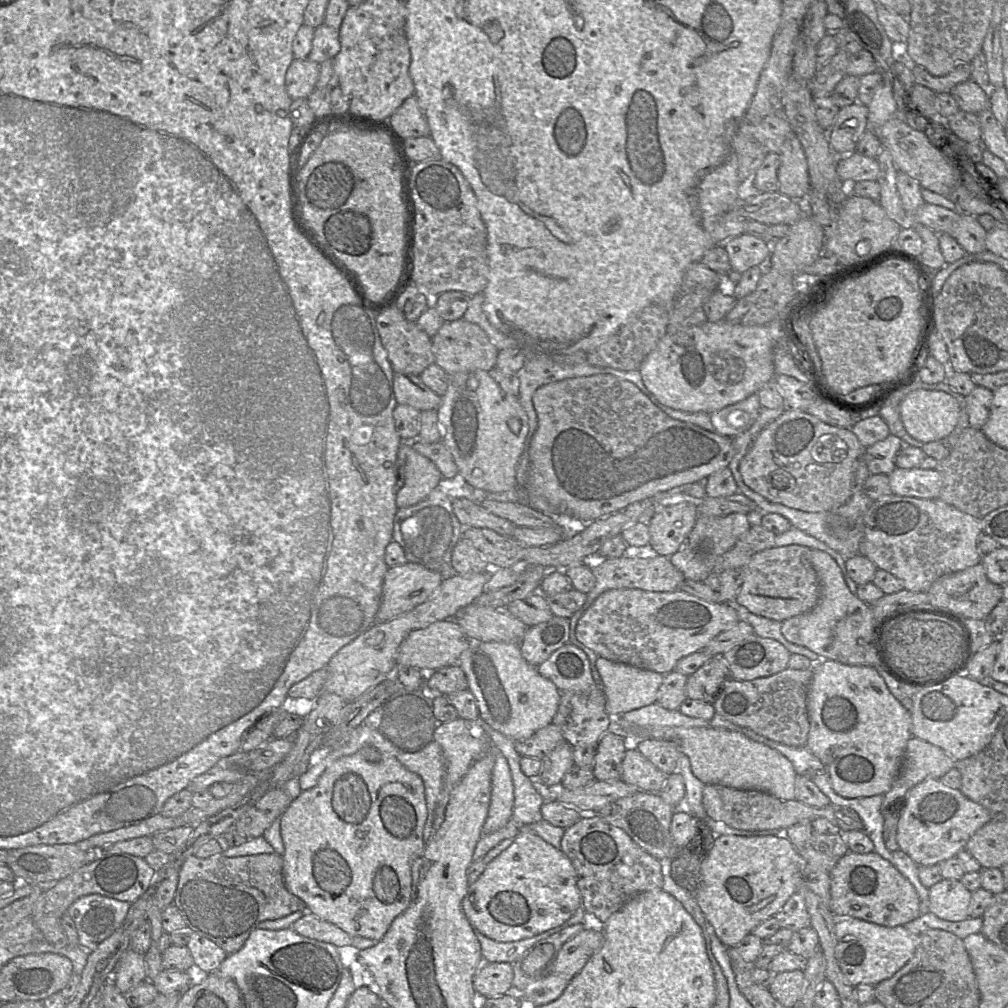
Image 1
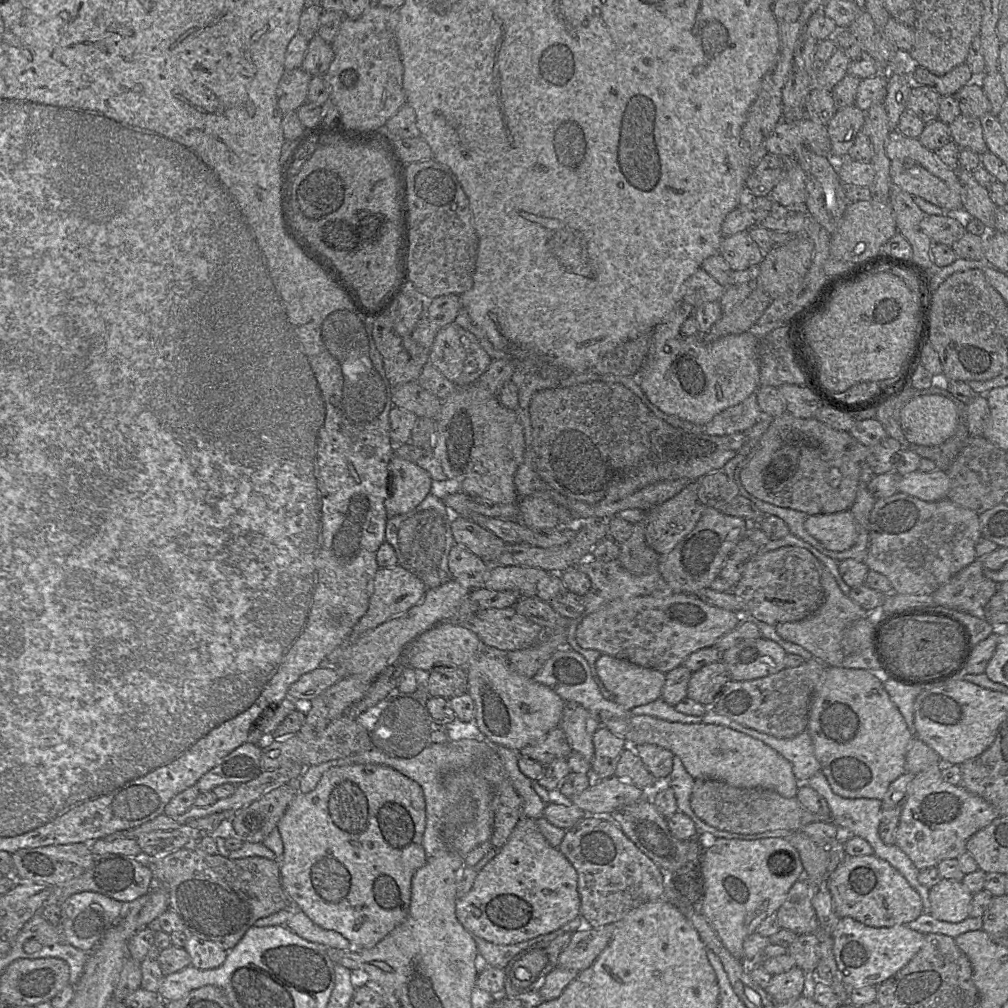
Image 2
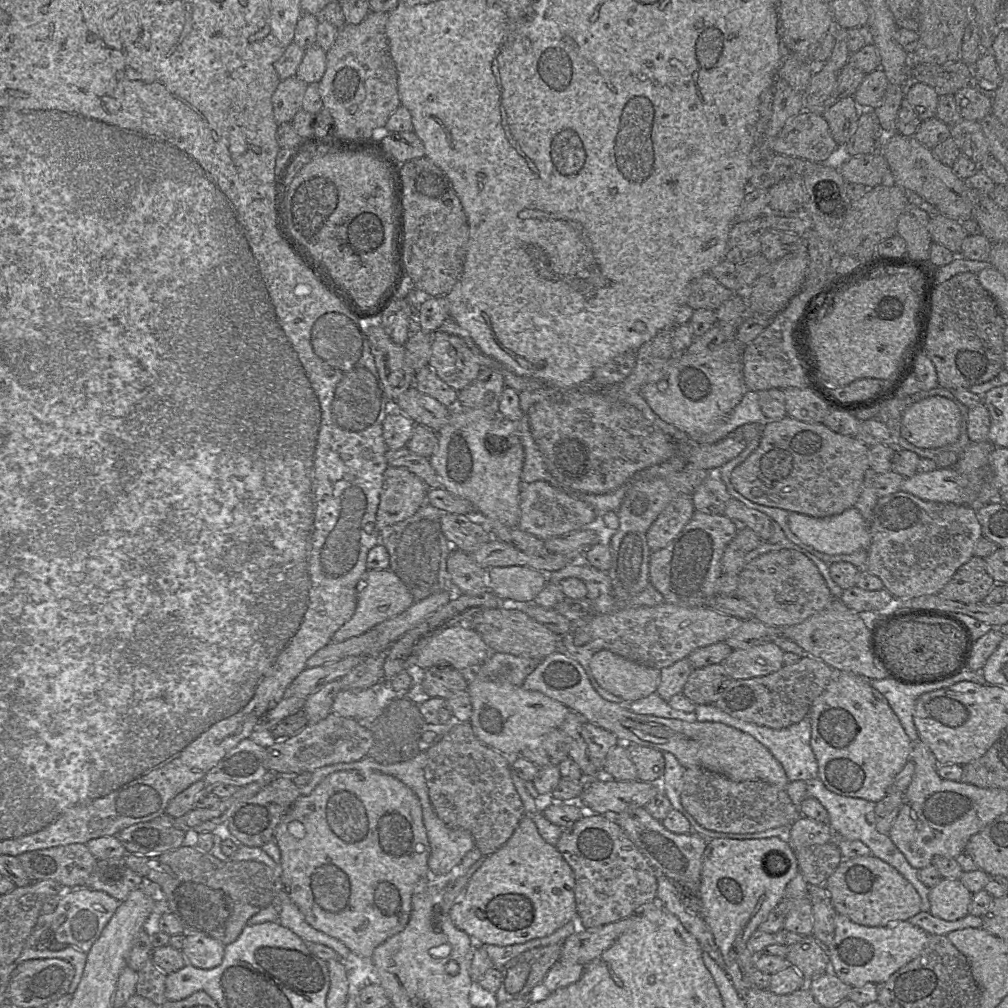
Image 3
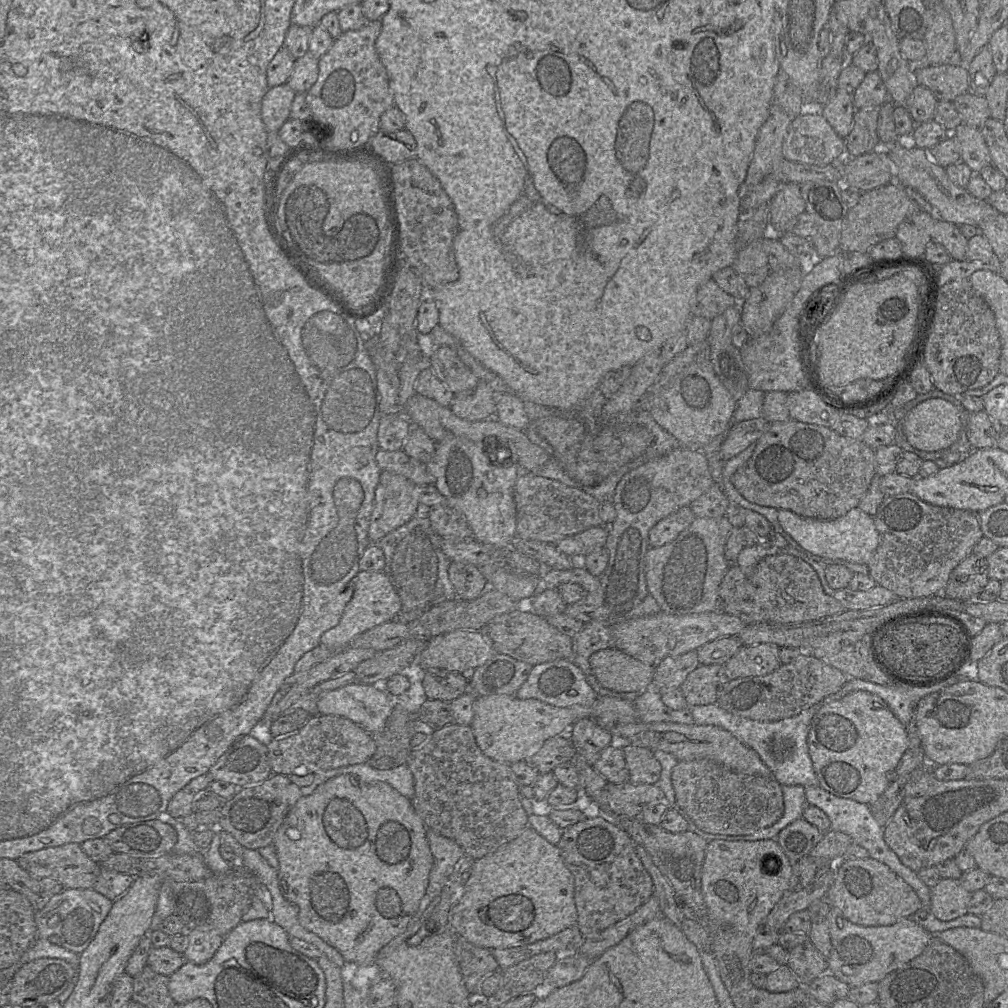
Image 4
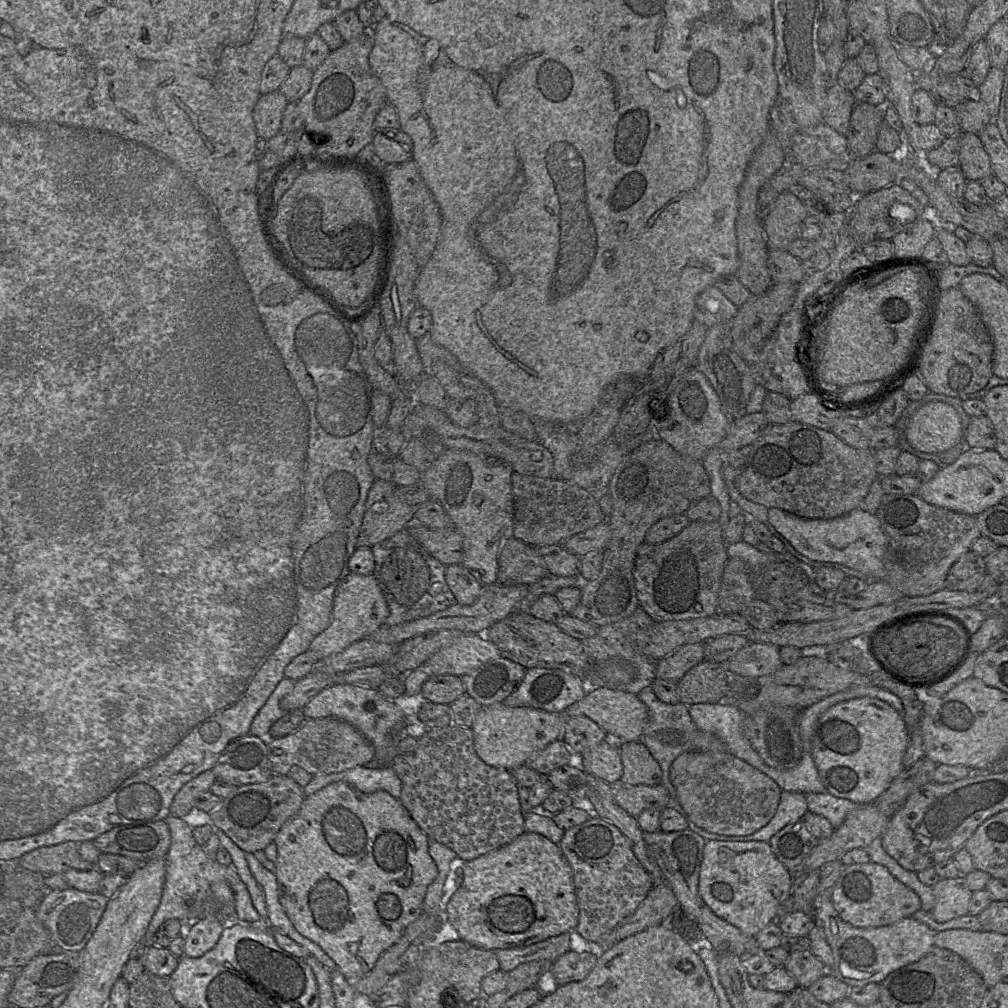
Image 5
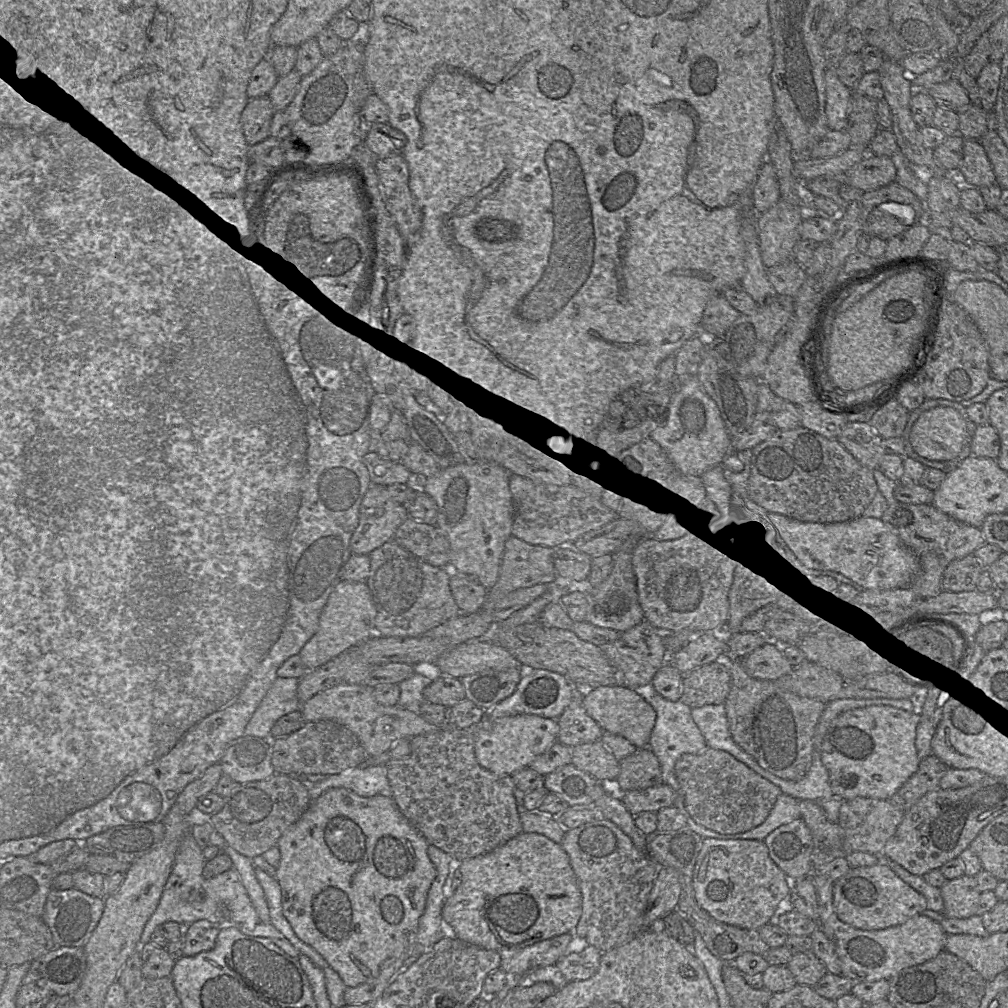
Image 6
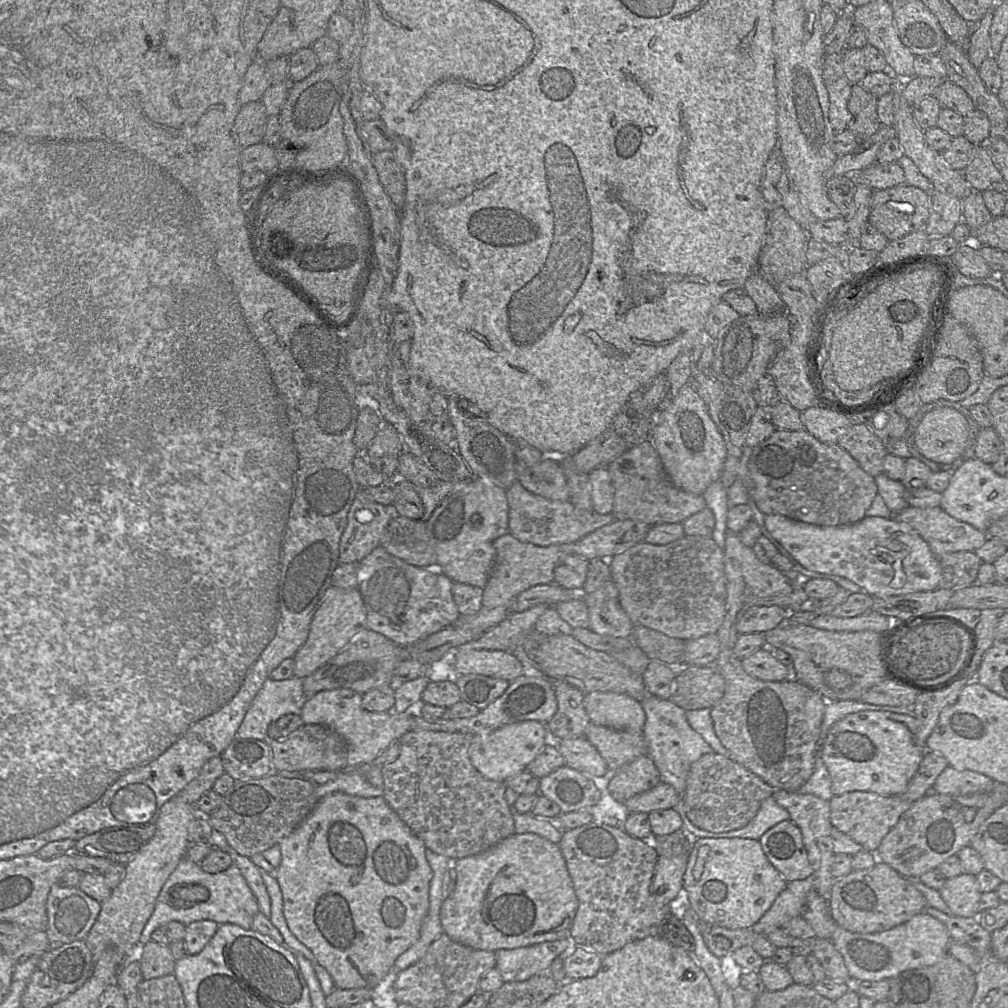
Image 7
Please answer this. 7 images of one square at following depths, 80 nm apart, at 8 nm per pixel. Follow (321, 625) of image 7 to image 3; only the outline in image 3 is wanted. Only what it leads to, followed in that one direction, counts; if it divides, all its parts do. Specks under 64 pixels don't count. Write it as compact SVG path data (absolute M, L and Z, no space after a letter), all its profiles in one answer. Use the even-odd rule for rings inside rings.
M390 569L367 570L360 581L355 612L334 633L331 642L342 642L362 635L378 624L406 611L413 603L415 601L412 594L393 571Z

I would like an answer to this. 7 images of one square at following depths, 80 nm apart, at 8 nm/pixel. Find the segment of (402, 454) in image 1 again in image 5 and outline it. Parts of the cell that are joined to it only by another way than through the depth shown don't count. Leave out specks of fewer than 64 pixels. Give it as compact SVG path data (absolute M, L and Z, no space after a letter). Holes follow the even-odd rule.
M376 479L365 503L357 547L370 547L393 536L414 522L416 506L397 496L398 486Z

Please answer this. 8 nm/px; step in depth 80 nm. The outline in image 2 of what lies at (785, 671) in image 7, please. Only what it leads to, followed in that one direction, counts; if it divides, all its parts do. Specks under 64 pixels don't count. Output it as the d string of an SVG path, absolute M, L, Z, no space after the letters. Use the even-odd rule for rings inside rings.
M759 637L725 650L721 660L734 681L754 680L786 668L787 653L776 642Z

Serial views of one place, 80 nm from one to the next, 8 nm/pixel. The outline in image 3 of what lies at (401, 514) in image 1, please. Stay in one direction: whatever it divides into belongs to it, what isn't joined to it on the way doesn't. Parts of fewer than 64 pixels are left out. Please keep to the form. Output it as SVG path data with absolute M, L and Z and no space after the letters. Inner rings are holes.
M426 502L411 517L386 526L380 531L380 544L385 546L389 554L389 569L404 583L415 602L442 591L455 593L447 571L447 559L454 548L441 529L443 513L448 512L443 512Z

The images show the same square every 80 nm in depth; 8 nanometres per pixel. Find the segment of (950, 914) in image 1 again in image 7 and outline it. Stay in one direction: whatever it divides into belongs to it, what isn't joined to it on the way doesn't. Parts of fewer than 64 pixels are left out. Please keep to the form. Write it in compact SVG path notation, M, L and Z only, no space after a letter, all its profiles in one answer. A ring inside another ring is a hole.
M962 872L946 879L938 890L953 916L977 917L977 904L982 893L976 876Z

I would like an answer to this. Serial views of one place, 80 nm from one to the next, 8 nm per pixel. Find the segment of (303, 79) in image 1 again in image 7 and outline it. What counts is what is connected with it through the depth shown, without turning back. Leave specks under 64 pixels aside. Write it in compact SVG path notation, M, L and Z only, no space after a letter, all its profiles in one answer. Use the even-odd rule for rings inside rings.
M261 101L249 102L242 105L232 128L232 135L239 141L241 148L261 143L268 116Z

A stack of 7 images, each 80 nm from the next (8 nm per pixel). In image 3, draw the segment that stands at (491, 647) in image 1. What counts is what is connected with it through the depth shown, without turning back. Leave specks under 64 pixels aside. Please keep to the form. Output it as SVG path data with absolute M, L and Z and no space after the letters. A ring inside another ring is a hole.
M479 668L467 674L467 693L472 704L471 728L478 740L507 757L518 757L543 736L560 729L570 712L564 704L541 692L489 681L484 675L479 675Z

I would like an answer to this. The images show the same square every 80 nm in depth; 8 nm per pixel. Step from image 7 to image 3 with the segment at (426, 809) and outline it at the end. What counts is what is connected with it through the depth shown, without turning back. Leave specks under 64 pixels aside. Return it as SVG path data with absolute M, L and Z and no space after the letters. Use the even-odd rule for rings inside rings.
M455 723L436 743L423 747L426 752L424 776L431 805L438 818L450 828L460 828L470 832L476 848L483 857L495 853L516 830L525 816L525 809L513 784L510 757L483 744L475 736L471 725Z

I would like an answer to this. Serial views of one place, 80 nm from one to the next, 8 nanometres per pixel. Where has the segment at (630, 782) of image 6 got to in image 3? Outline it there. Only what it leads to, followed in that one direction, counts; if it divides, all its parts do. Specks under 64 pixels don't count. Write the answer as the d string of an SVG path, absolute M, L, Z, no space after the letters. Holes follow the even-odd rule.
M626 745L626 748L629 758L636 767L638 781L660 785L665 771L663 753L639 745Z

